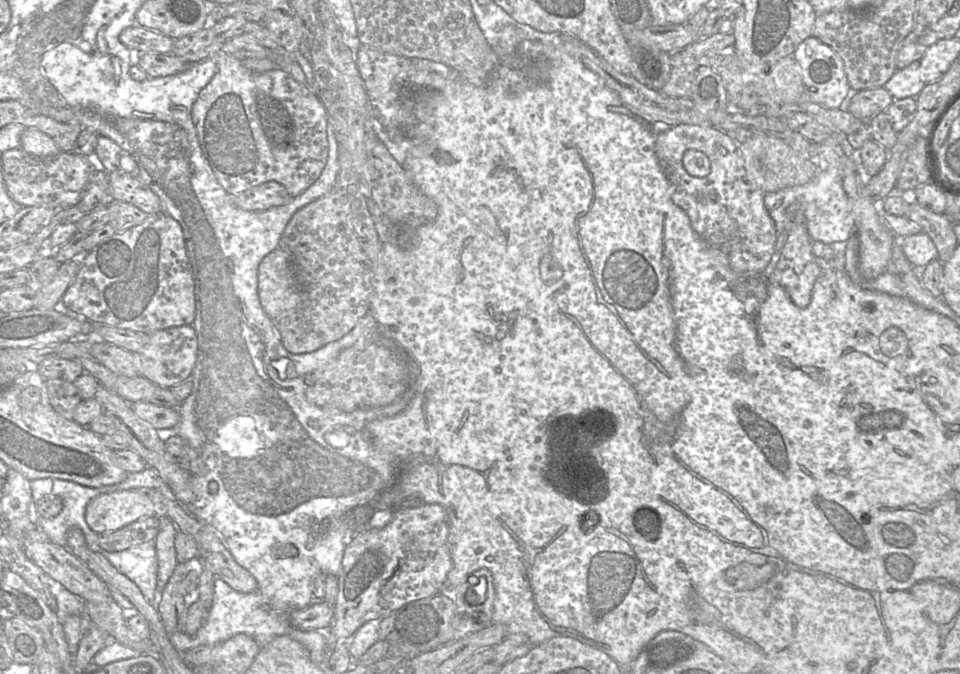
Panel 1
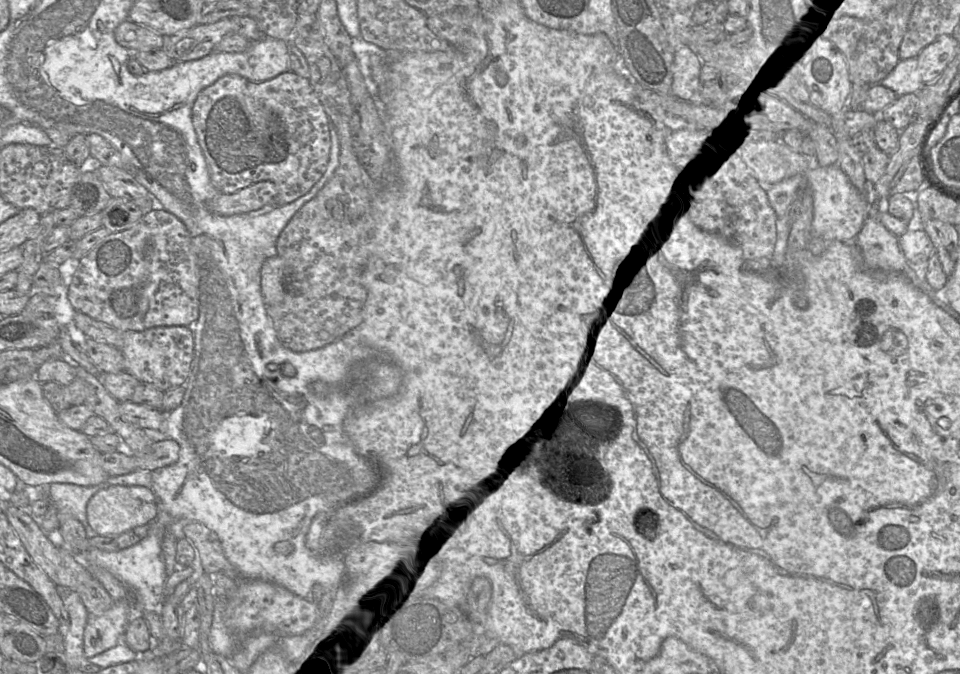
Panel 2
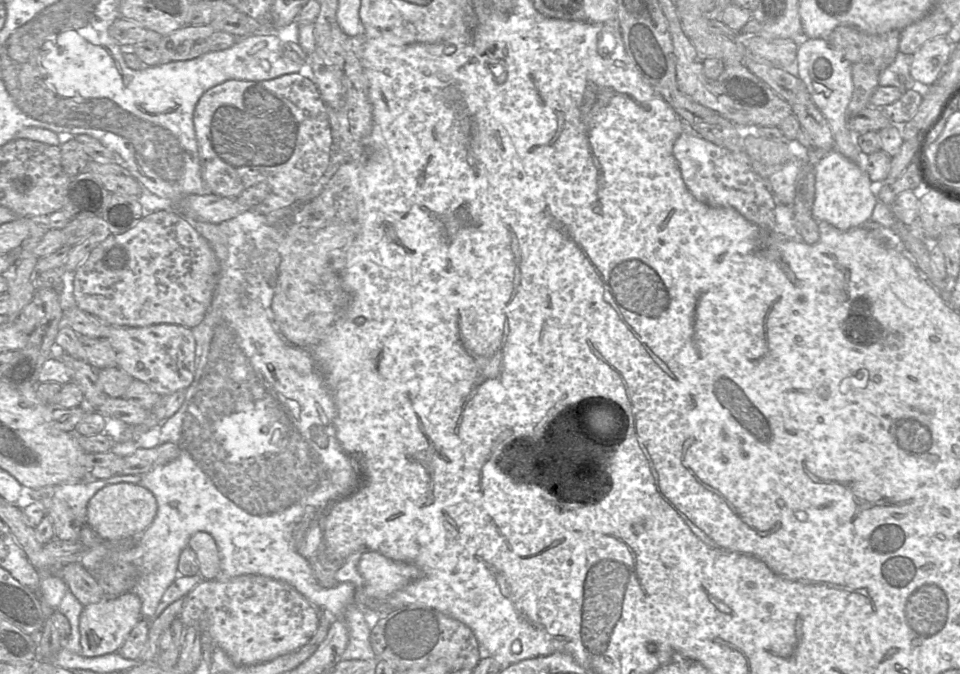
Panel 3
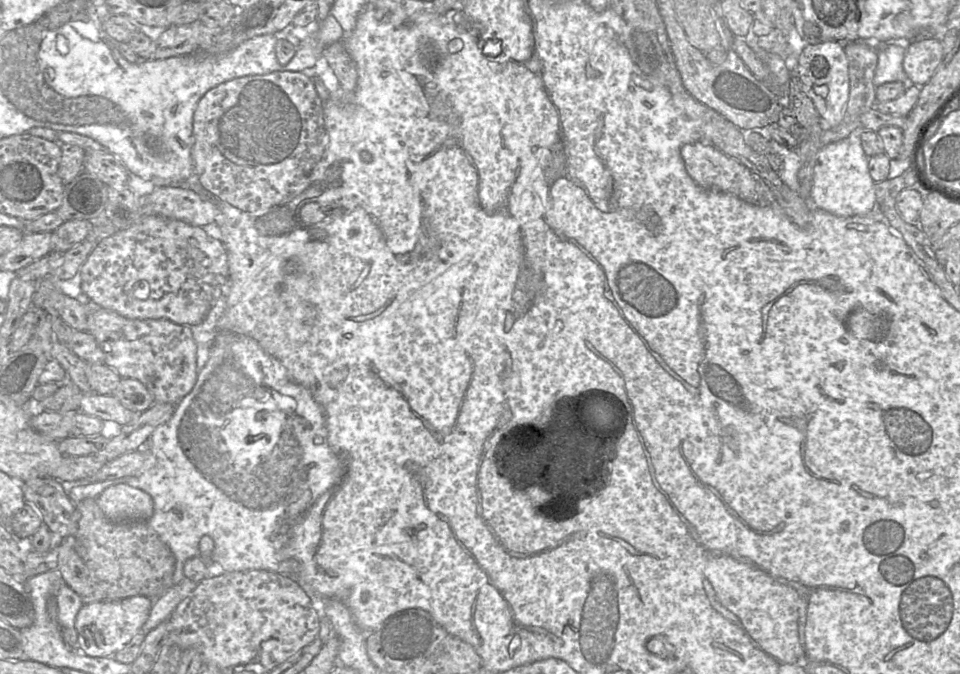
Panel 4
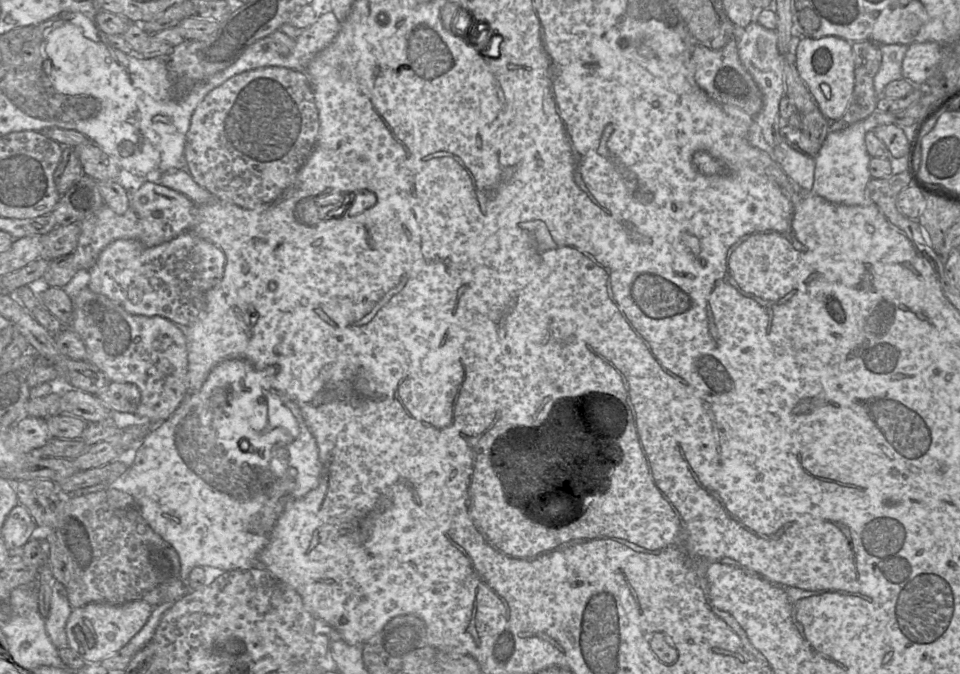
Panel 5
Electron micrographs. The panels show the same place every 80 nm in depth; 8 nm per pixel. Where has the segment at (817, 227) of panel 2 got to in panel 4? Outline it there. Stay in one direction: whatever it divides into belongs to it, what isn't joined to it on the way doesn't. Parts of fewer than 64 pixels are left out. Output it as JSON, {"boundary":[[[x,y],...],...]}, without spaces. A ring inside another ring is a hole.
{"boundary":[[[855,129],[848,137],[823,146],[817,157],[810,198],[813,208],[822,209],[841,217],[871,214],[884,218],[876,201],[875,182],[869,168],[869,157],[863,150],[860,130]]]}

